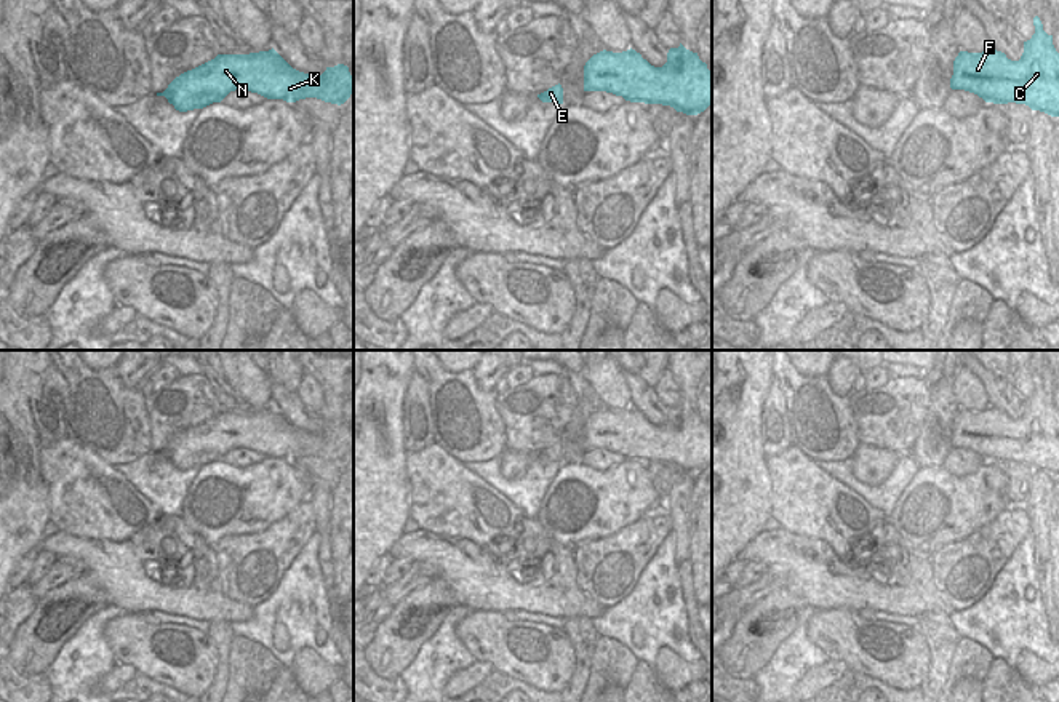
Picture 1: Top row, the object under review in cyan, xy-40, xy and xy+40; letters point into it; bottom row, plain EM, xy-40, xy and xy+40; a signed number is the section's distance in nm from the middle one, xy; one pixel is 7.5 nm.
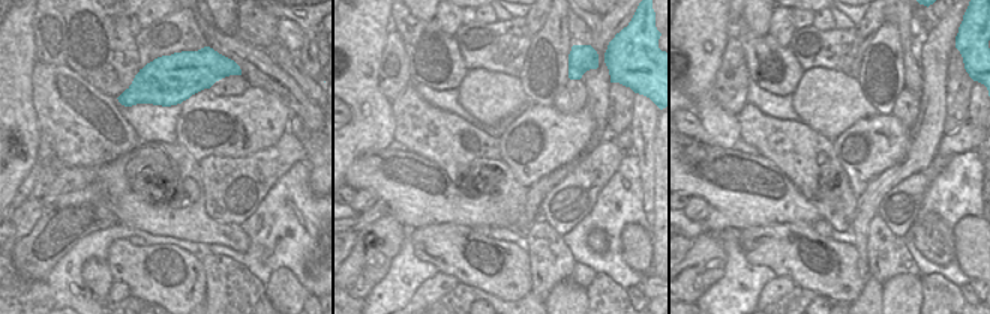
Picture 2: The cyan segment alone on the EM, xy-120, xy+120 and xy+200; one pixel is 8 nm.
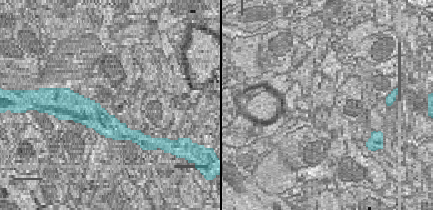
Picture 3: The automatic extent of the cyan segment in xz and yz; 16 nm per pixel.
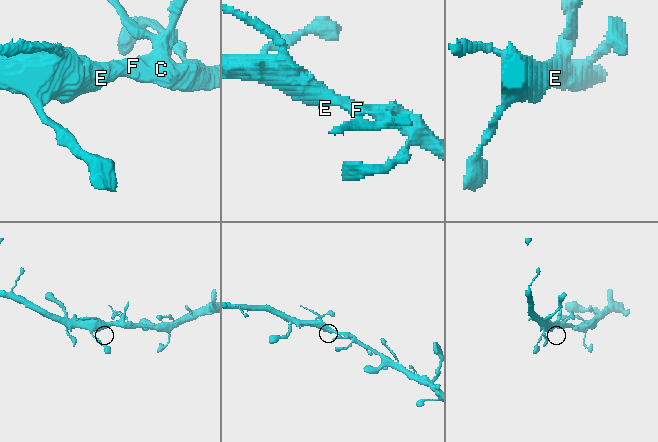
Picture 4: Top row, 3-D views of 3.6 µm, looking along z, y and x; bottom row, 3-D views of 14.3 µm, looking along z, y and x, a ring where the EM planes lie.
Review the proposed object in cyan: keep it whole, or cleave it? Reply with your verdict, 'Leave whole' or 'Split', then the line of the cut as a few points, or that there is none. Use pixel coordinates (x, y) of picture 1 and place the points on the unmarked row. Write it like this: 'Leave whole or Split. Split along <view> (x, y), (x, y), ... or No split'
Leave whole. No split

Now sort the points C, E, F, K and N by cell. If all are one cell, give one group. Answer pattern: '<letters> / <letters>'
C E F K N

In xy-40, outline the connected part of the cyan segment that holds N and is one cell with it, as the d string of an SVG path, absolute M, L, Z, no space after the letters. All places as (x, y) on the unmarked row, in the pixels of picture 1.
M272 406L250 413L218 413L176 435L157 454L165 454L176 469L187 470L221 461L235 448L286 461L317 456L341 464L354 451L354 435L344 422L326 425L320 435L312 435L293 427Z

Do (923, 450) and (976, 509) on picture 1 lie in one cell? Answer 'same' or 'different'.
different

